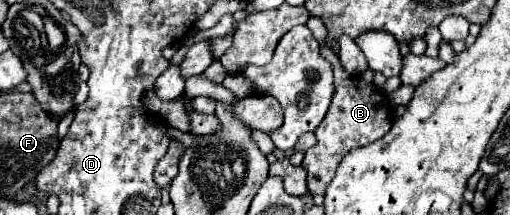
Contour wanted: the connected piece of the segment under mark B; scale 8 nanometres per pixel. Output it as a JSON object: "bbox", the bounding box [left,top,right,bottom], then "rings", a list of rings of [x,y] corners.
{"bbox":[302,64,392,196],"rings":[[[334,64],[334,86],[336,90],[332,96],[332,104],[326,112],[326,118],[322,120],[320,128],[314,132],[318,142],[310,150],[306,150],[302,160],[302,166],[308,172],[308,178],[306,178],[308,192],[312,196],[326,192],[326,186],[334,178],[334,172],[342,162],[342,158],[348,154],[348,150],[382,138],[392,126],[388,96],[380,88],[376,88],[372,82],[364,82],[360,76],[352,76],[344,68]]]}

